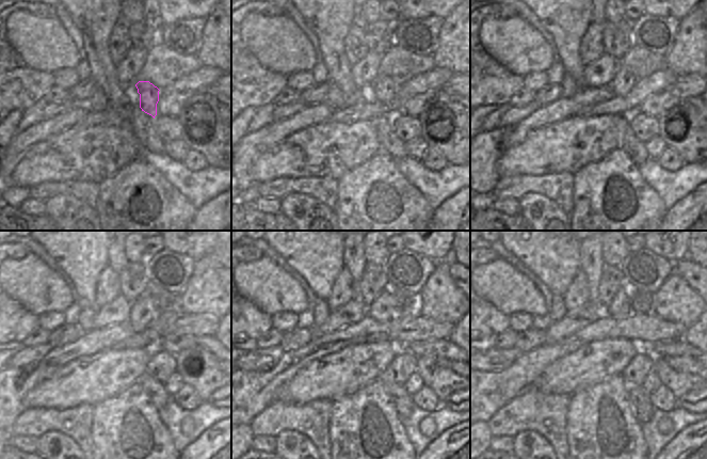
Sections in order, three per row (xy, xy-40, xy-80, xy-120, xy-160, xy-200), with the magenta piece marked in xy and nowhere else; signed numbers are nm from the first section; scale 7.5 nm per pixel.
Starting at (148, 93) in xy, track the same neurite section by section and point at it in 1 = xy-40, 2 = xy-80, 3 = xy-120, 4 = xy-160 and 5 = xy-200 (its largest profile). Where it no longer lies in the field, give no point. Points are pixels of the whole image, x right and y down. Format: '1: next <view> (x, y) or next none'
1: next xy-40 (384, 86)
2: next xy-80 (624, 80)
3: next xy-120 (142, 314)
4: next xy-160 (383, 309)
5: next xy-200 (621, 307)

